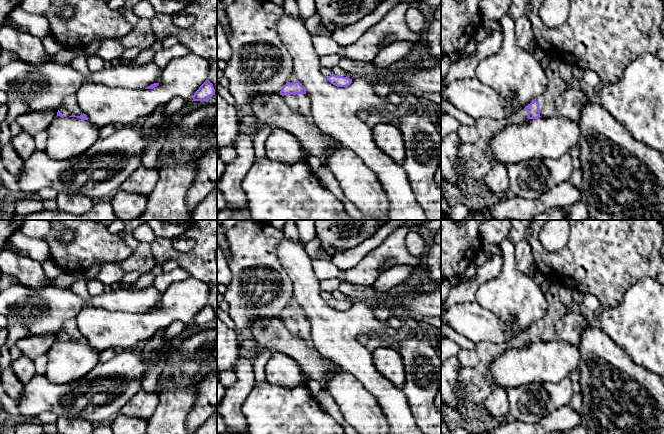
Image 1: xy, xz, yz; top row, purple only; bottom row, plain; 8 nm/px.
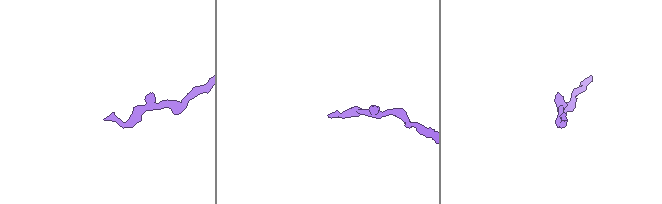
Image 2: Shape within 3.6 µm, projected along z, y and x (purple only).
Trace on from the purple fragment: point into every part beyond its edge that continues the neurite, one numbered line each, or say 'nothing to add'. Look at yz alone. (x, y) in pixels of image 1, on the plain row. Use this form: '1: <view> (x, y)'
1: yz (556, 310)
2: yz (475, 384)

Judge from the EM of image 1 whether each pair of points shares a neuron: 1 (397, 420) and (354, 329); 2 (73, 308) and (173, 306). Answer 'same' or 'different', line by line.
1: same
2: different

